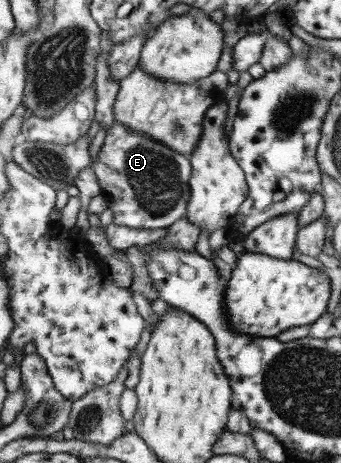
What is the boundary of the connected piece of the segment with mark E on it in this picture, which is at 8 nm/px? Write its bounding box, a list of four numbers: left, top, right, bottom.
[92,120,193,229]

